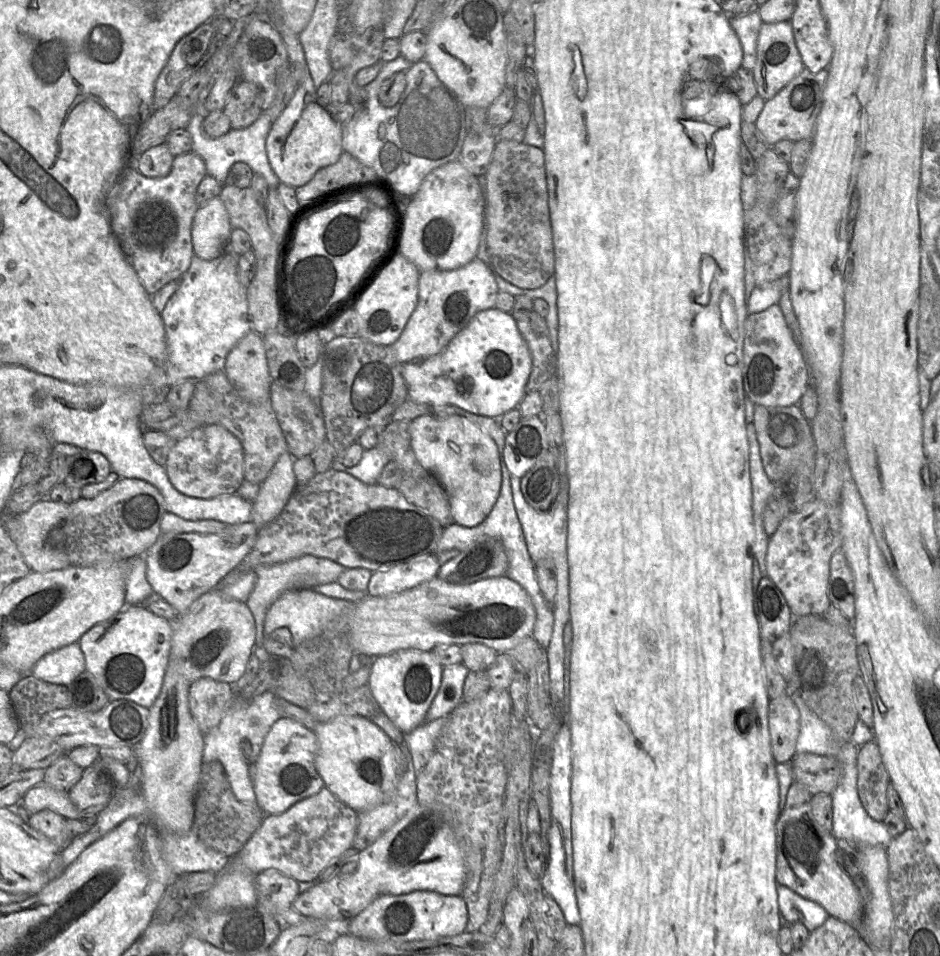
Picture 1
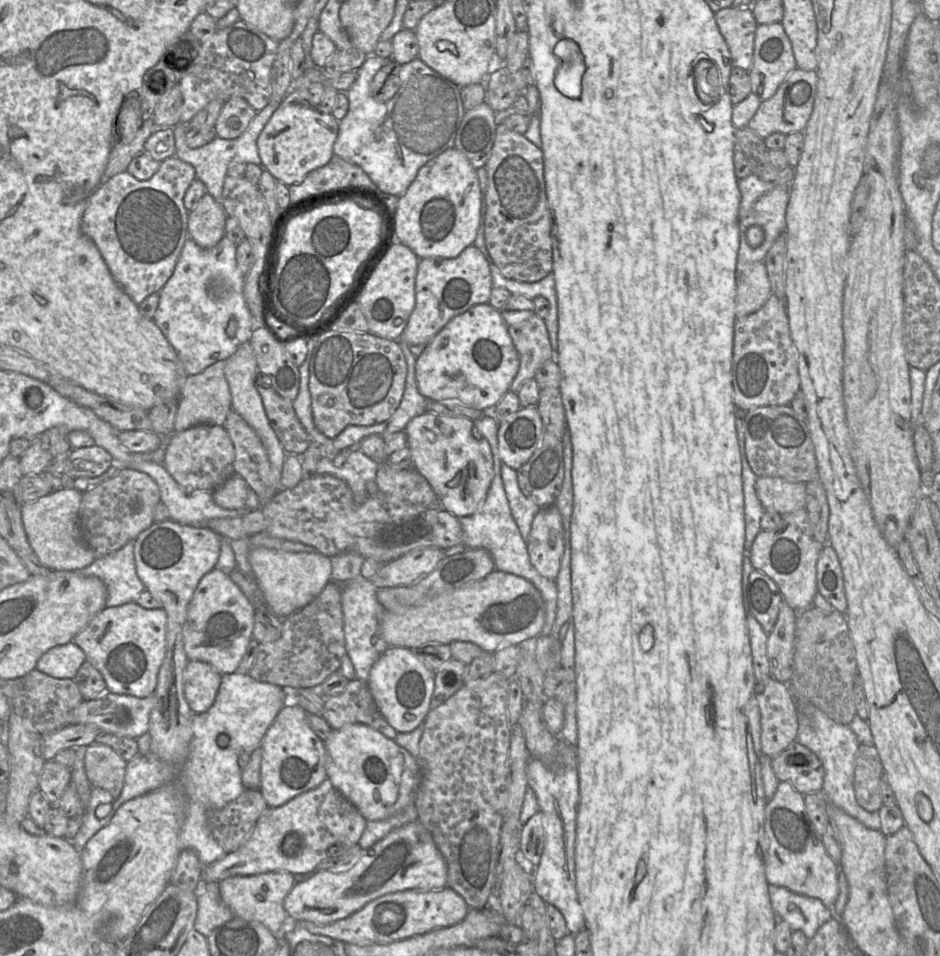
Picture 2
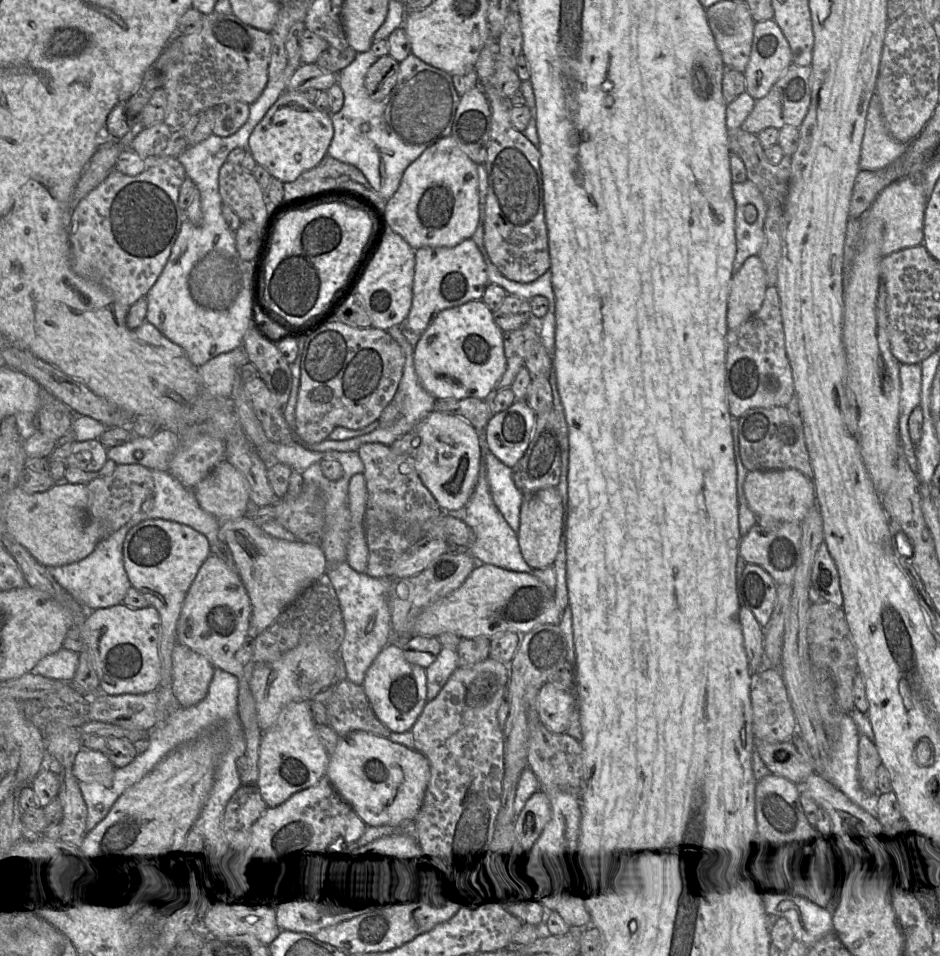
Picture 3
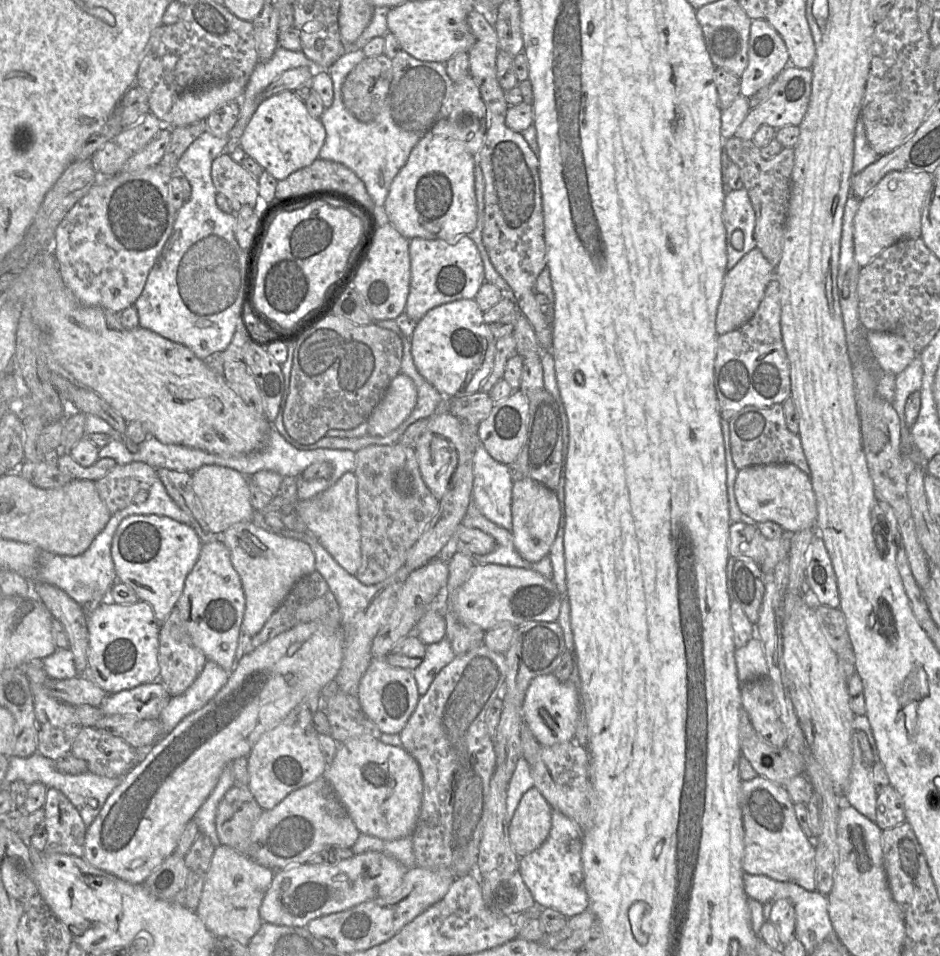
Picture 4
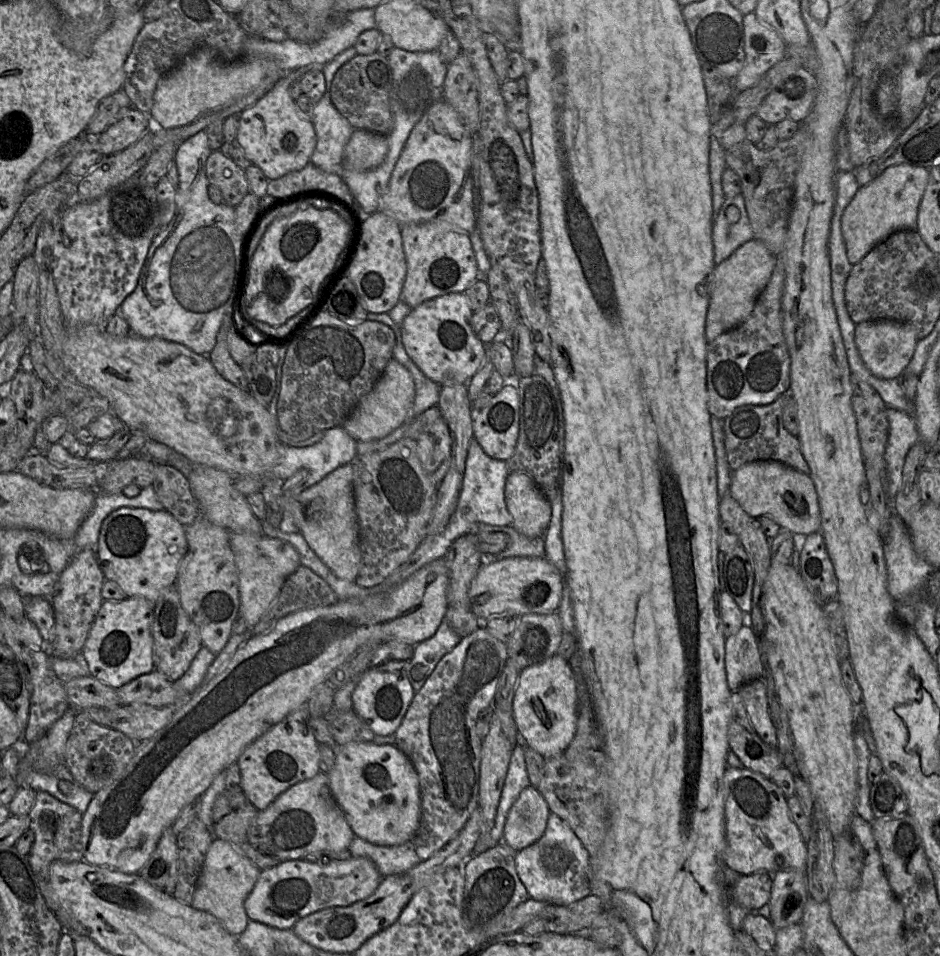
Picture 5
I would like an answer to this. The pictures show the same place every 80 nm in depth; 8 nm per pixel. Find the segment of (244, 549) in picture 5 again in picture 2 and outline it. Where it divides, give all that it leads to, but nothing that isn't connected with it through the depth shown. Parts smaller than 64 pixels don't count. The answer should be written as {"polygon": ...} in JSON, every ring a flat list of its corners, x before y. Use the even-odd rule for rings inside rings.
{"polygon":[[263,546,252,547,248,558,265,605,278,618,288,616,309,604,332,580,330,558,317,550,294,552]]}

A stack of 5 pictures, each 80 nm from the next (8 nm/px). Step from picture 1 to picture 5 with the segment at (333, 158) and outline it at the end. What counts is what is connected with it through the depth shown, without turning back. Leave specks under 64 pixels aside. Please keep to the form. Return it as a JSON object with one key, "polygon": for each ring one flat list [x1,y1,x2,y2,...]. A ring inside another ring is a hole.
{"polygon":[[282,78,254,105,239,115,236,142,245,156,263,171,269,180,301,170,310,163,317,136,311,118,301,112,289,93,288,86,298,81]]}

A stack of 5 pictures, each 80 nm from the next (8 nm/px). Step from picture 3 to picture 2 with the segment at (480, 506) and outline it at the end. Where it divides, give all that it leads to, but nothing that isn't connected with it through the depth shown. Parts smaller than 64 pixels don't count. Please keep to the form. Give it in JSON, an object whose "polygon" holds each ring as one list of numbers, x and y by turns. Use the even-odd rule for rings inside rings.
{"polygon":[[484,414,480,418,473,420,473,424,480,435,489,442,491,447,494,463,494,477,481,507,472,515,459,518,463,530,462,544,466,549,485,549,492,556,495,569,522,577,534,585,539,591,545,604,545,621,540,635,548,636,551,634,556,619,556,581,540,575,532,566,527,545,512,517,501,479,502,461,498,451,498,421,491,414]]}

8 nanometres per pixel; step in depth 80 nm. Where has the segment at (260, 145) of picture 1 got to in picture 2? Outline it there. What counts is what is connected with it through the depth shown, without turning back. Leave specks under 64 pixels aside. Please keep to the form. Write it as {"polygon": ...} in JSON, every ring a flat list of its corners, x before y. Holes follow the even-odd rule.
{"polygon":[[270,100,262,110,257,112,248,127,239,137,234,139,224,139,217,136,206,145,197,148,189,147,186,141,189,123,179,123,177,126,173,127,176,145,175,157,191,164,195,169,196,179,205,184,207,193,215,200,221,202,224,181,228,175,228,166,232,161,252,163,263,168,258,153,257,139,279,104,280,103]]}

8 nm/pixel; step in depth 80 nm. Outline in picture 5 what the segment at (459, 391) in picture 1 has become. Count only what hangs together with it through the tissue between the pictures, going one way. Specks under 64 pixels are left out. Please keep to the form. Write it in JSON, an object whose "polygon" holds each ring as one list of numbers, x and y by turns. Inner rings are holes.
{"polygon":[[450,293,426,300,412,308,400,326,402,343,408,356,425,376,439,386,466,385,488,359,488,345,476,336,470,324,473,312,464,293]]}

